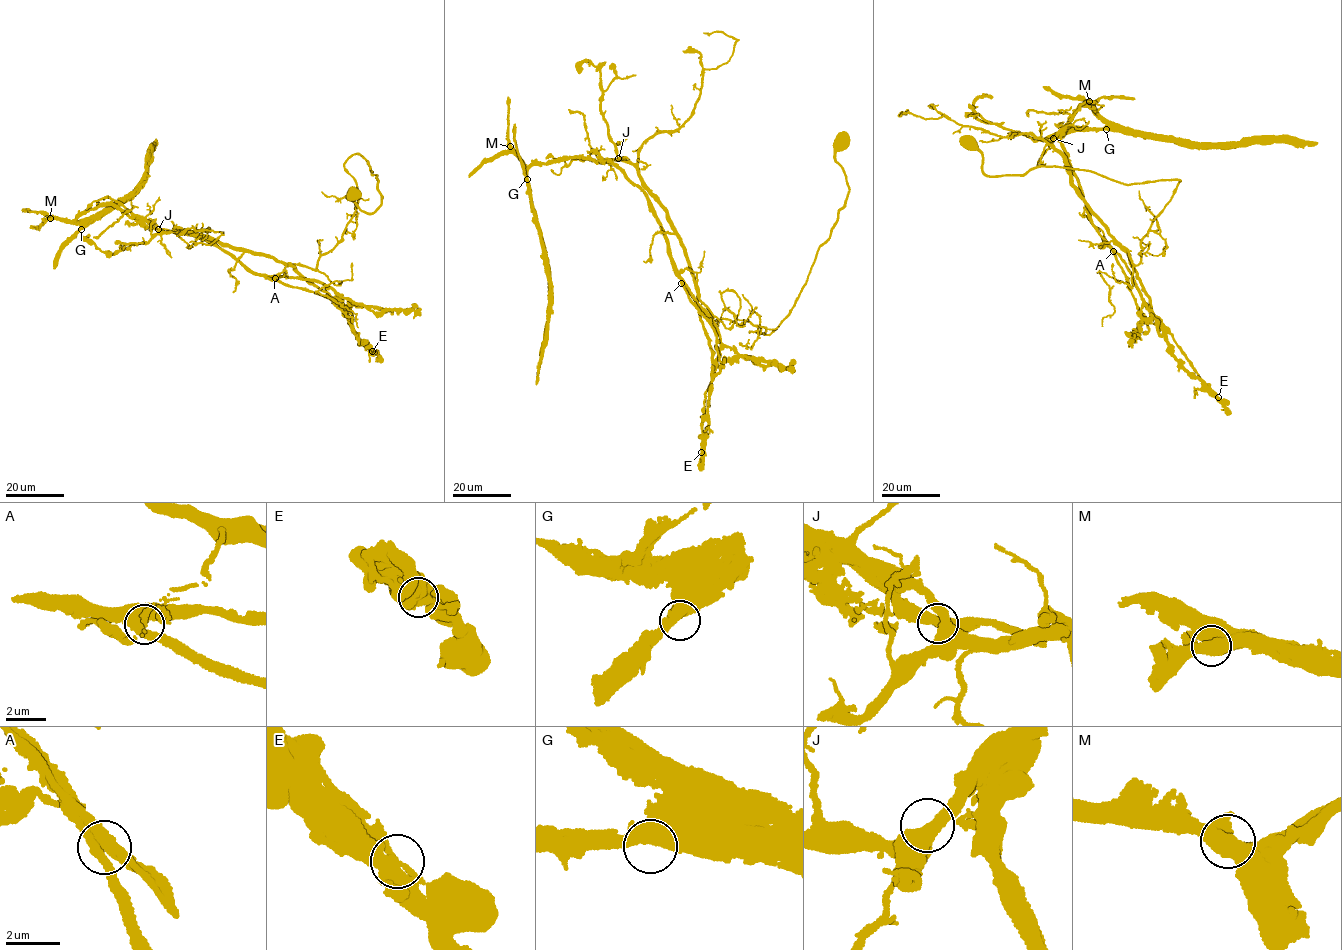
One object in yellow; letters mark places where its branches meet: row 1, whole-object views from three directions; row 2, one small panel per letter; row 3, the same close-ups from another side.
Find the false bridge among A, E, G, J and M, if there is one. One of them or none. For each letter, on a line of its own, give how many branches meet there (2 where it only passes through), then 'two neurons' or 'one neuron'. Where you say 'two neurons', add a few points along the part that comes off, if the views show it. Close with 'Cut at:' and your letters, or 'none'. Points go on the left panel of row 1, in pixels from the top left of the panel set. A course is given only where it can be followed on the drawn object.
A: branches 2; one neuron
E: branches 2; two neurons; course (373, 351), (337, 293), (318, 282), (257, 273), (196, 235), (111, 204), (76, 219), (131, 193), (156, 139)
G: branches 2; one neuron
J: branches 2; one neuron
M: branches 2; one neuron
Cut at: E

